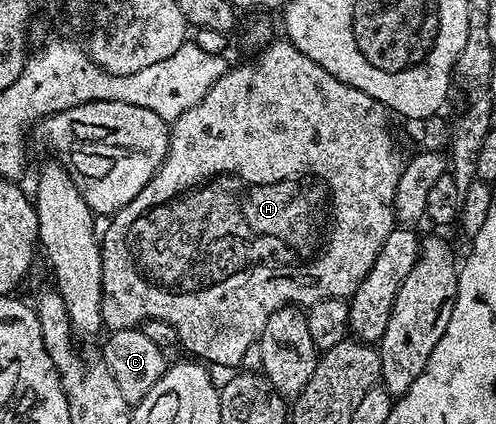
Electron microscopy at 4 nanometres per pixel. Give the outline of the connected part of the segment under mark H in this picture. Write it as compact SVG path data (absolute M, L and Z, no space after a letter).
M287 37L273 38L272 42L257 55L260 56L257 57L256 63L240 63L237 67L236 64L229 66L228 70L222 73L222 77L218 77L218 81L214 81L214 85L210 85L210 91L202 97L202 101L198 101L198 105L186 109L186 113L182 113L182 117L171 120L168 132L168 152L162 161L162 165L156 170L154 177L150 177L150 181L142 189L142 193L138 193L138 197L134 197L134 201L130 201L121 211L116 212L107 220L108 228L105 231L103 228L102 238L100 239L100 256L102 257L102 321L109 332L139 328L147 319L166 321L170 325L174 325L179 346L181 348L184 346L192 354L189 356L195 357L208 365L239 368L246 349L257 343L266 321L270 321L270 313L289 305L299 305L301 308L307 309L323 299L330 297L348 299L354 294L358 285L362 285L366 273L370 273L374 261L378 261L378 253L382 253L382 245L386 245L386 237L390 237L392 228L397 226L394 197L406 159L405 156L400 156L400 147L396 144L395 137L392 136L392 123L388 120L390 118L388 108L374 97L362 93L362 89L354 89L354 85L346 85L346 81L338 81L338 77L326 73L326 69L322 69L322 65L318 65L318 61L310 61L310 57L306 57L306 53L298 50Z

